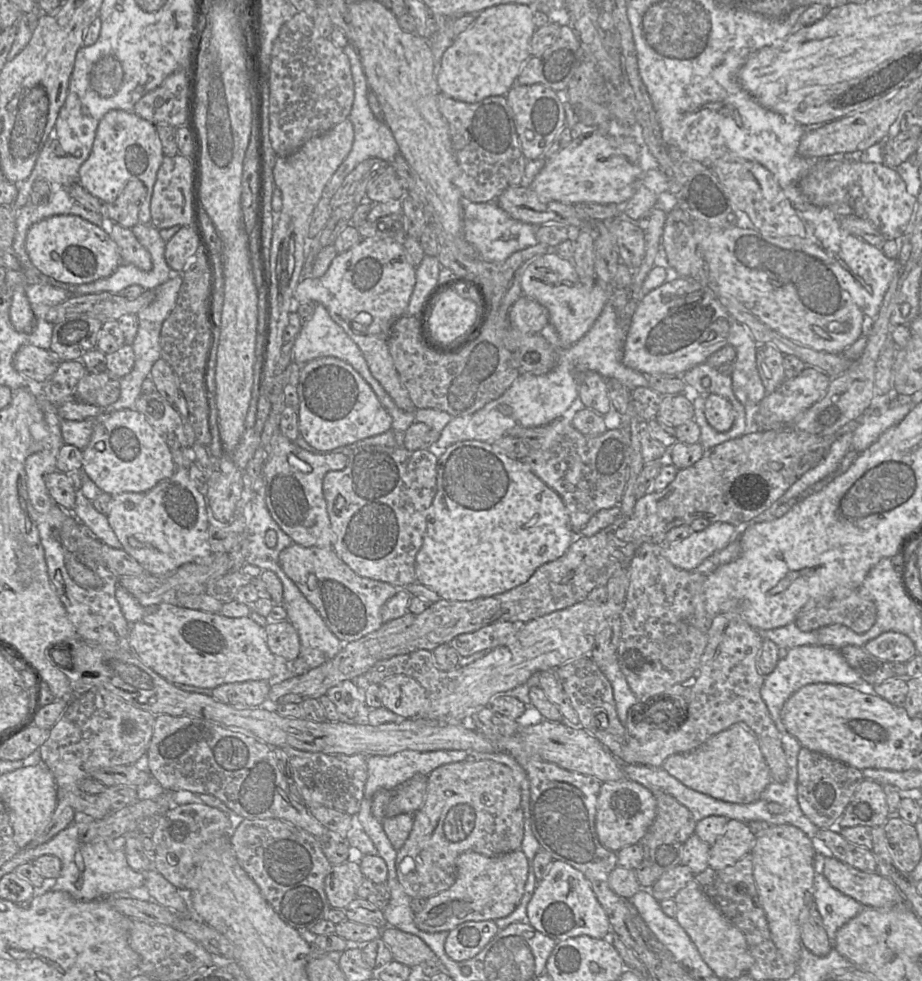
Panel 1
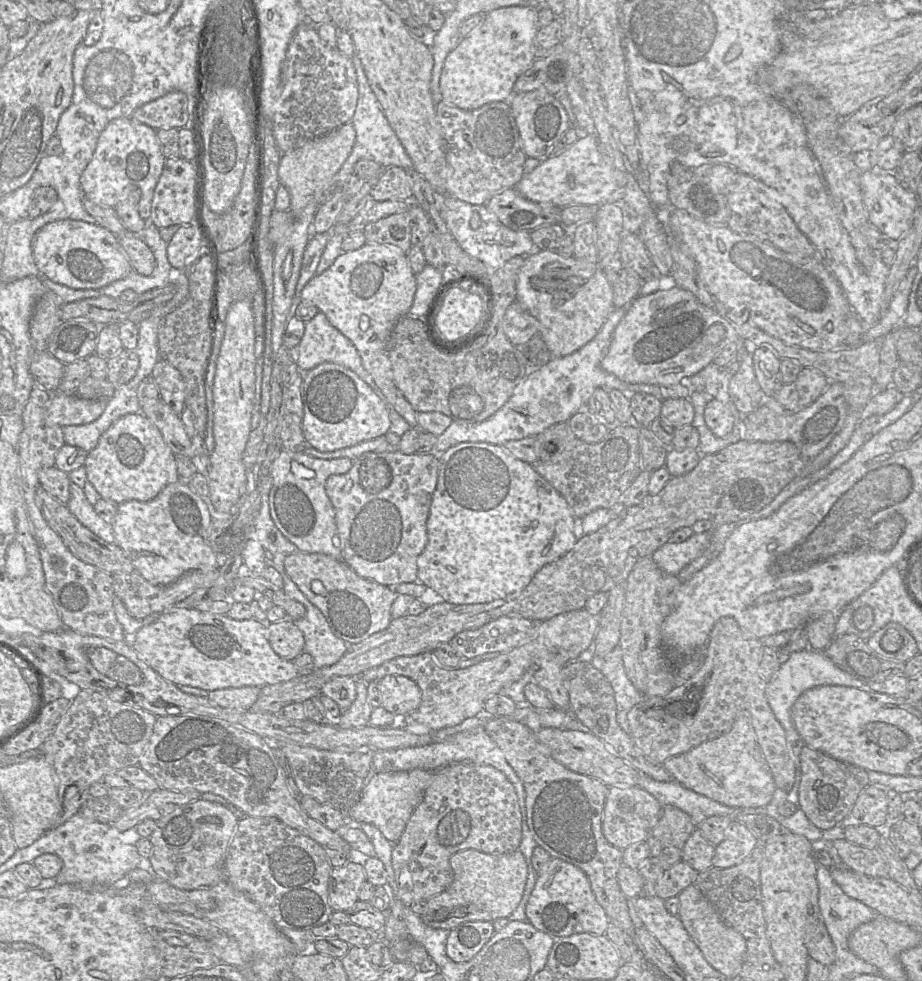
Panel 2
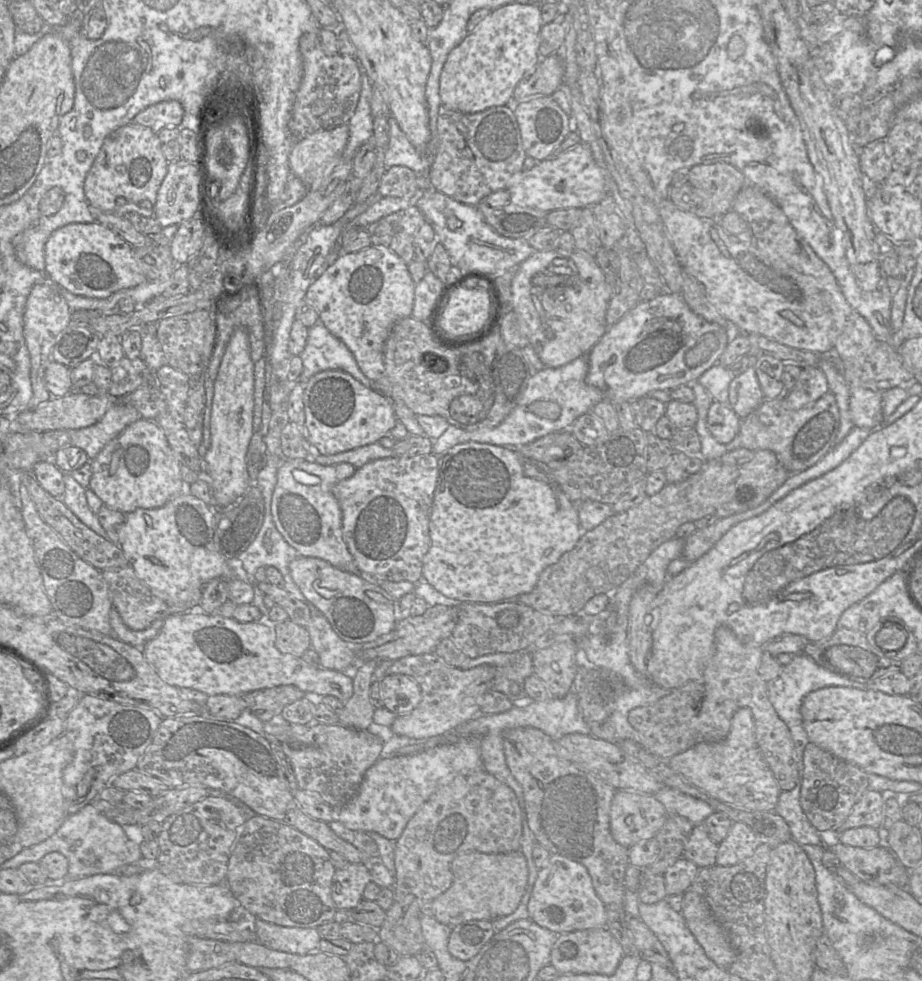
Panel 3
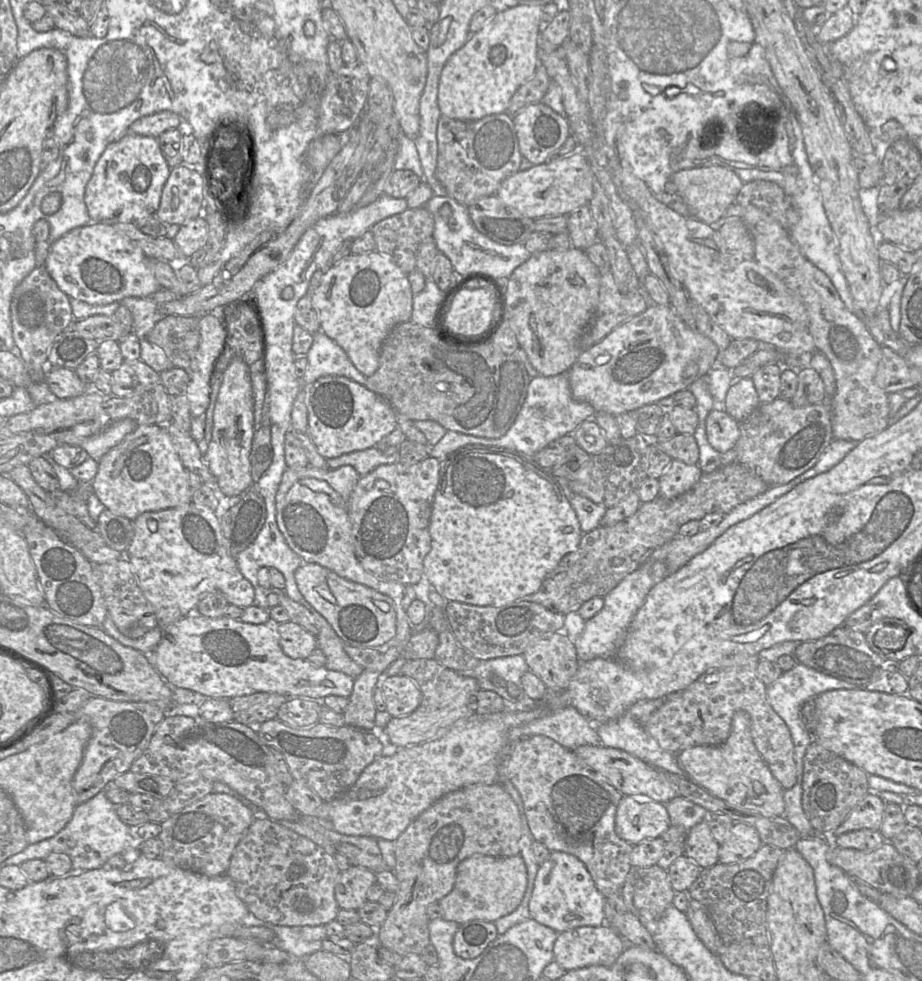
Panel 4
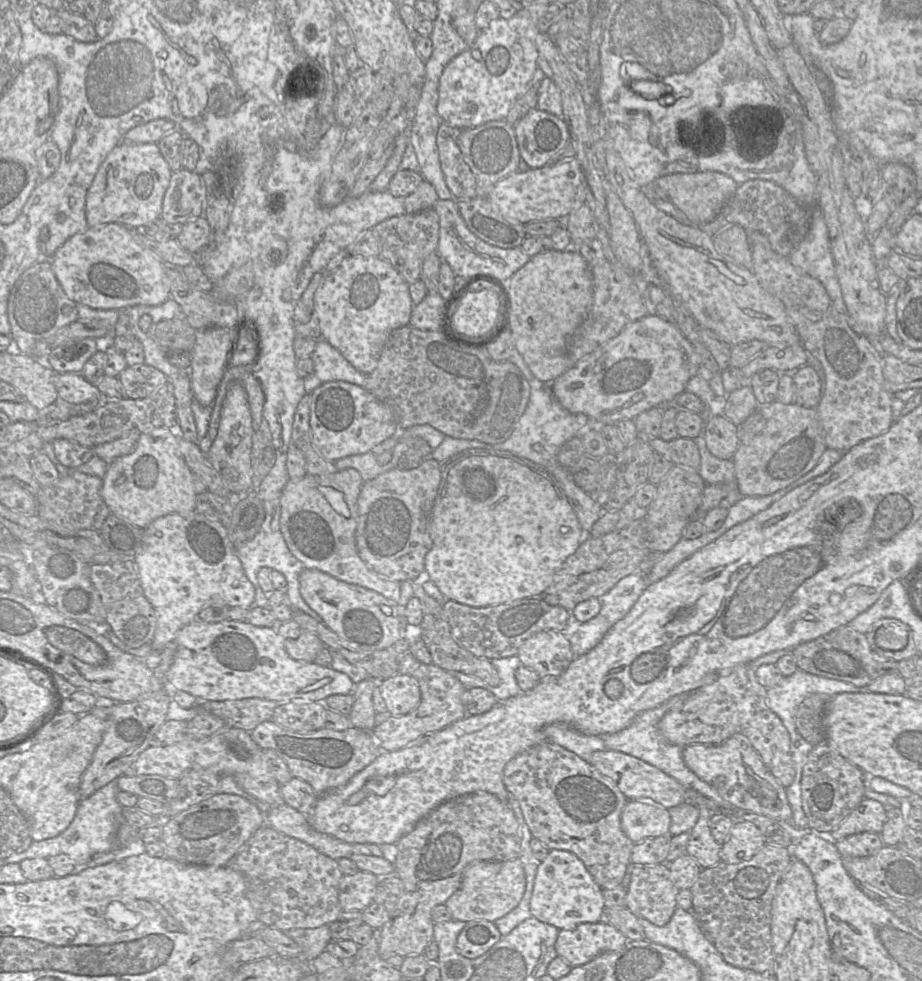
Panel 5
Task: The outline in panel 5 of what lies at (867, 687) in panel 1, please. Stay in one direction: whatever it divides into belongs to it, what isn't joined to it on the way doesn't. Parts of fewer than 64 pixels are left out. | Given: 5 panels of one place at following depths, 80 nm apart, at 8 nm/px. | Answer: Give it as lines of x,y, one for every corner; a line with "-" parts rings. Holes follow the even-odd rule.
797,668
796,671
784,678
775,686
767,688
767,705
781,719
786,727
791,744
795,747
800,745
800,740
807,742
798,732
795,726
795,713
797,707
807,695
819,694
825,697
833,697
840,693
872,693
868,692
866,686
857,687
851,683
830,679
815,674
810,674
804,670

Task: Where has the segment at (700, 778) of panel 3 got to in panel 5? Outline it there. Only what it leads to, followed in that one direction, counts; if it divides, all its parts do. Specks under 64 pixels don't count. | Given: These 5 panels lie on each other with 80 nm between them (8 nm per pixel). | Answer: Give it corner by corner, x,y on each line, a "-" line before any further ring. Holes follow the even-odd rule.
736,733
720,744
690,744
683,748
683,760
701,780
716,788
731,806
747,812
790,821
792,810
785,787
771,774
747,737

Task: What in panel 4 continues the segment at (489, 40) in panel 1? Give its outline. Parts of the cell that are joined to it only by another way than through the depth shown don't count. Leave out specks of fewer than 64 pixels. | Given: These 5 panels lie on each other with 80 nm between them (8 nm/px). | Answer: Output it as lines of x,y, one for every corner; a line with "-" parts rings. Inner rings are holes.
520,4
497,11
478,32
471,34
465,45
447,60
441,72
438,85
441,115
455,120
476,121
508,111
511,98
518,88
534,75
538,66
538,37
543,27
543,6

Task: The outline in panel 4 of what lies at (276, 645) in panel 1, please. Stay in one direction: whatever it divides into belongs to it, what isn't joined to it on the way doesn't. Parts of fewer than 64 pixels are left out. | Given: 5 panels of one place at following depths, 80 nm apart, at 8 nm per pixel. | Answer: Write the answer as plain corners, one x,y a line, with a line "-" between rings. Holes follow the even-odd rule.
292,621
273,624
283,652
292,659
306,659
316,648
317,638

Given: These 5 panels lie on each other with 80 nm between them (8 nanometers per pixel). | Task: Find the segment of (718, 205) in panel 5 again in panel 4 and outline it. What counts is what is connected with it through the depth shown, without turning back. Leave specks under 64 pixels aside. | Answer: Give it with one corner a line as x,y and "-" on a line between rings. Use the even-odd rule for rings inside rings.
719,165
682,169
672,174
670,179
687,204
690,216
709,225
722,218
744,184
735,172

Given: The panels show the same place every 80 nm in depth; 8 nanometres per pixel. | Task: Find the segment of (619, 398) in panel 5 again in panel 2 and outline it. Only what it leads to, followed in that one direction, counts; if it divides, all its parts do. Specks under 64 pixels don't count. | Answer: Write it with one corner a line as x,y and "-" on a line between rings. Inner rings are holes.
674,286
635,298
615,328
601,367
630,384
678,384
700,372
714,361
726,345
739,339
736,326
714,307
702,304
690,291
-
714,324
723,326
725,333
722,340
716,347
696,355
695,346

